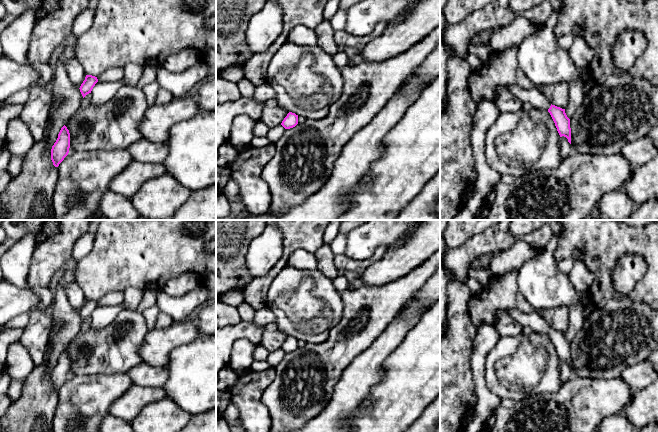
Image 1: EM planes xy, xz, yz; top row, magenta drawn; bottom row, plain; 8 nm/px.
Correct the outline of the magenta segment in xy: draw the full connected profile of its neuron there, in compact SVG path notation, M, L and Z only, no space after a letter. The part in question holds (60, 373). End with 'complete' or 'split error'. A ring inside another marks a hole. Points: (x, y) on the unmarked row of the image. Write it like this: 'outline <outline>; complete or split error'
outline M64 349L61 352L58 358L58 362L51 373L51 384L55 391L58 391L59 388L68 379L69 372L70 372L70 357L67 351Z; complete

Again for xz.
outline M289 336L281 347L281 349L285 353L293 352L297 348L298 348L298 339L296 339L295 337L292 337L292 336Z; complete

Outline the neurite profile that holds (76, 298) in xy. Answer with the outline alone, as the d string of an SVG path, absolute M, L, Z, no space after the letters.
M76 281L65 285L65 293L69 304L77 311L80 311L85 304L86 297Z

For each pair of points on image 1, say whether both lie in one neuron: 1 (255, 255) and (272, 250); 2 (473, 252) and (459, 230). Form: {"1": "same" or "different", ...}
{"1": "same", "2": "different"}

